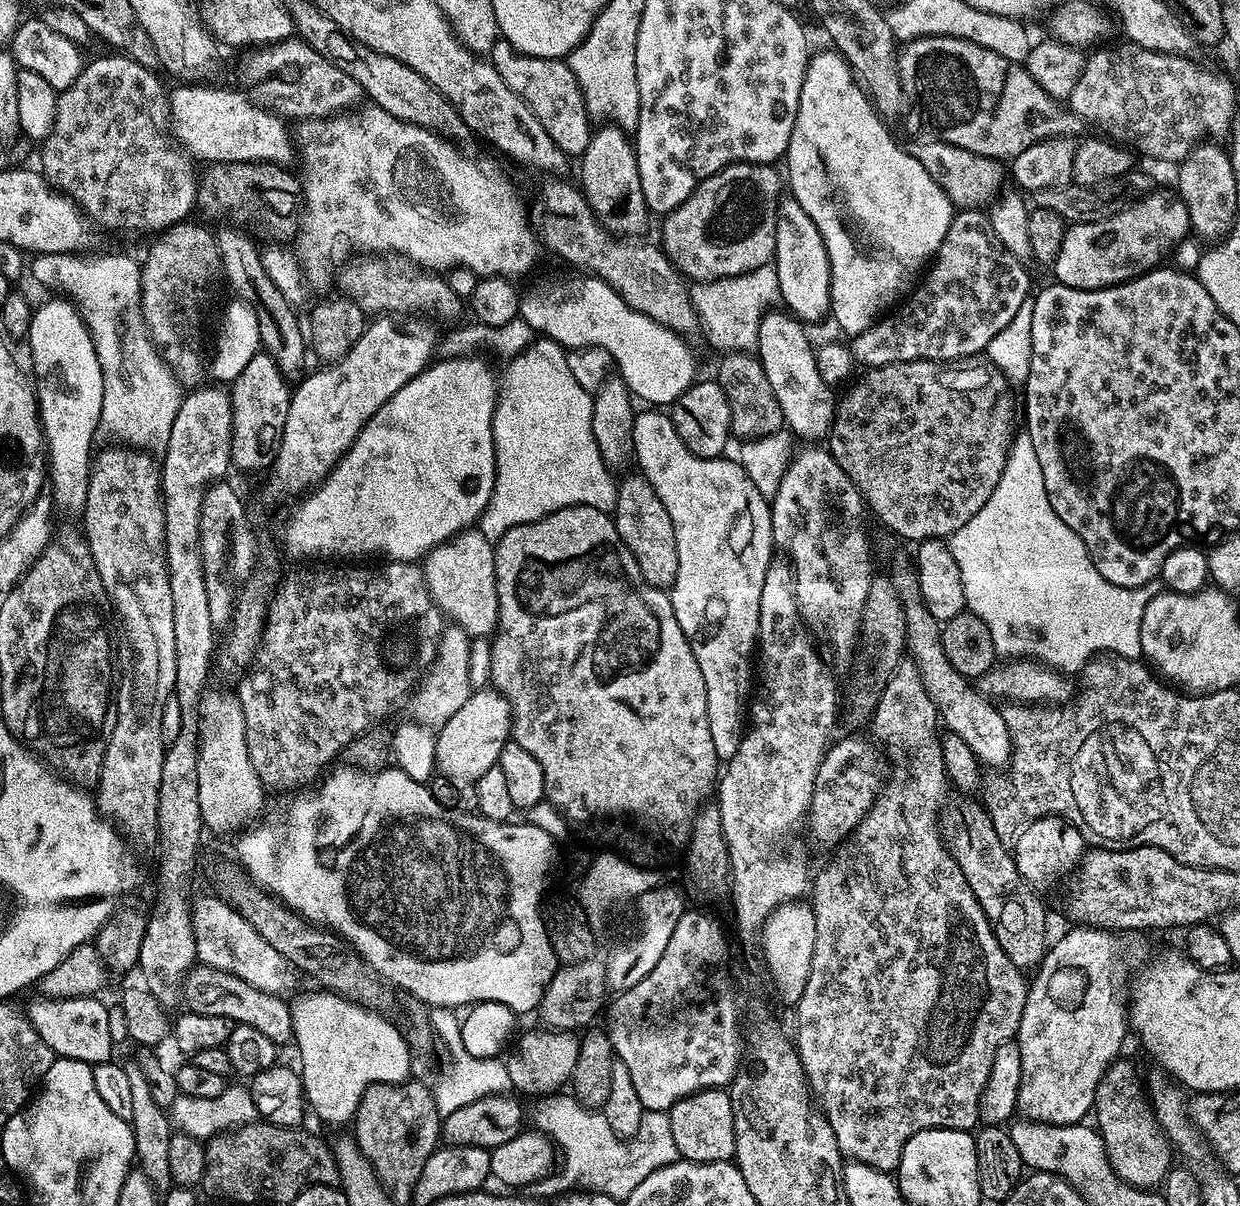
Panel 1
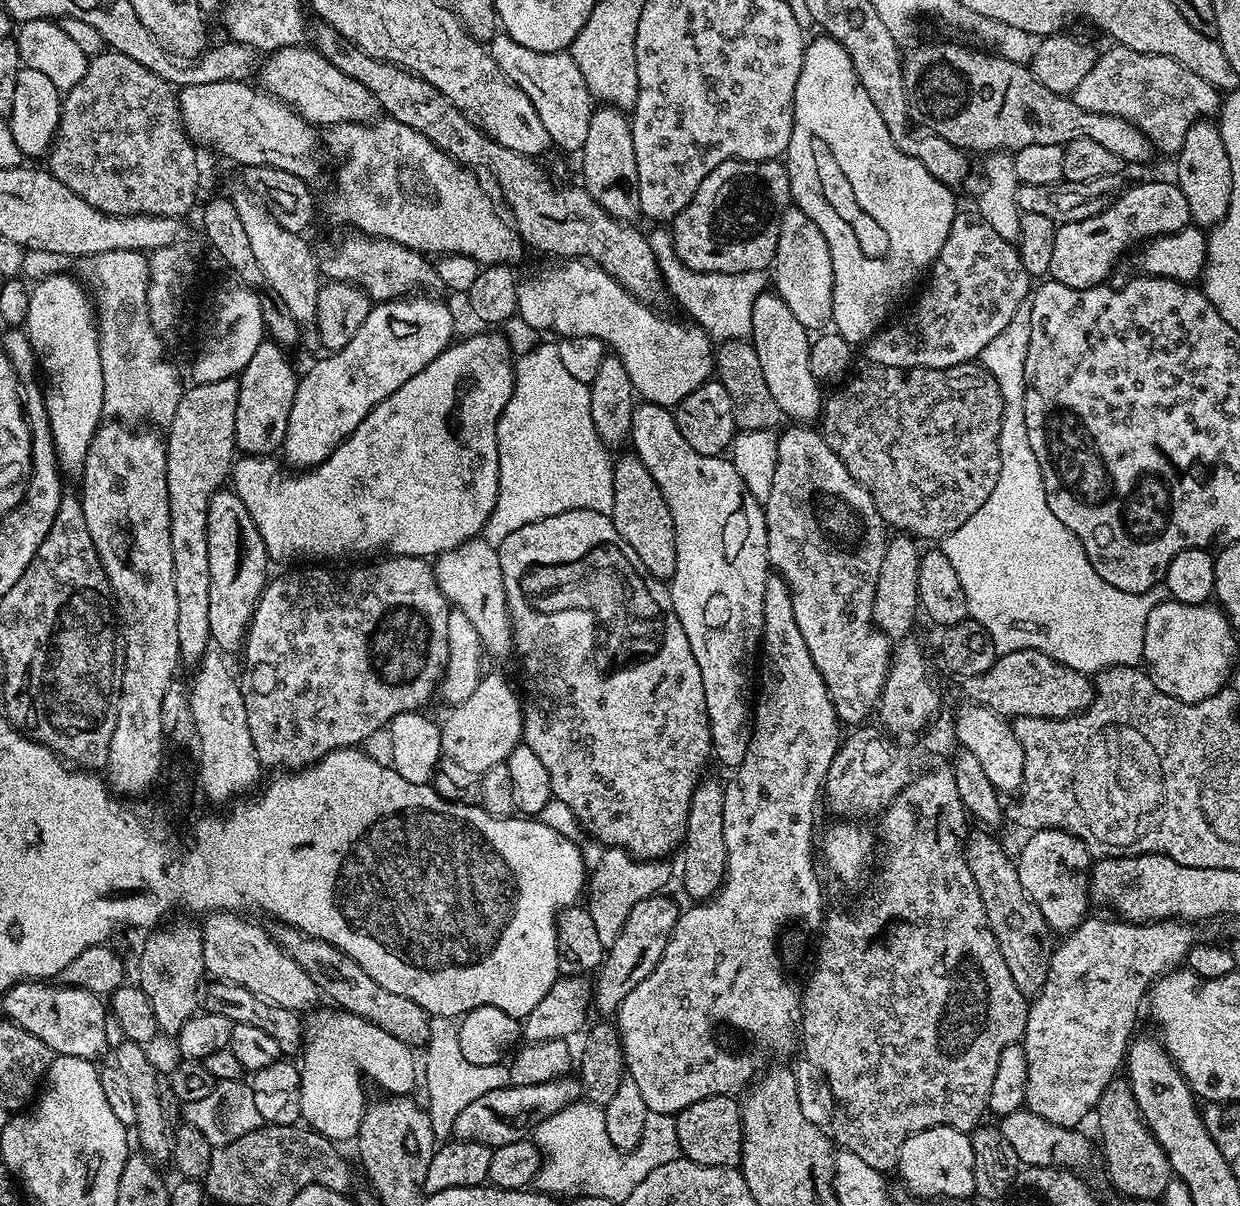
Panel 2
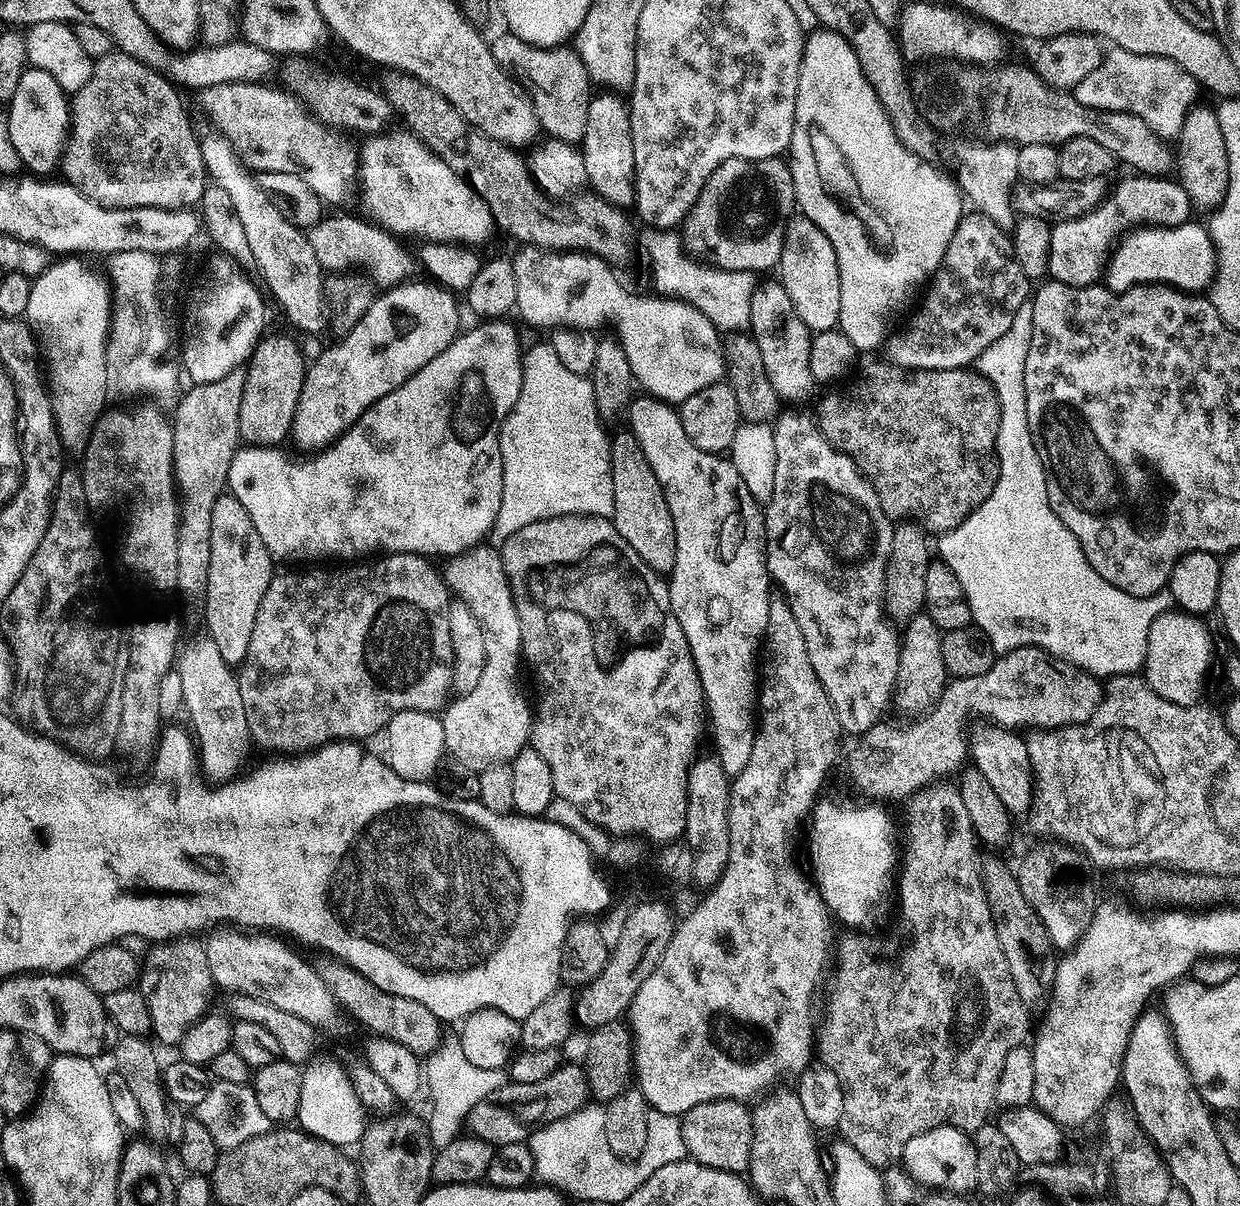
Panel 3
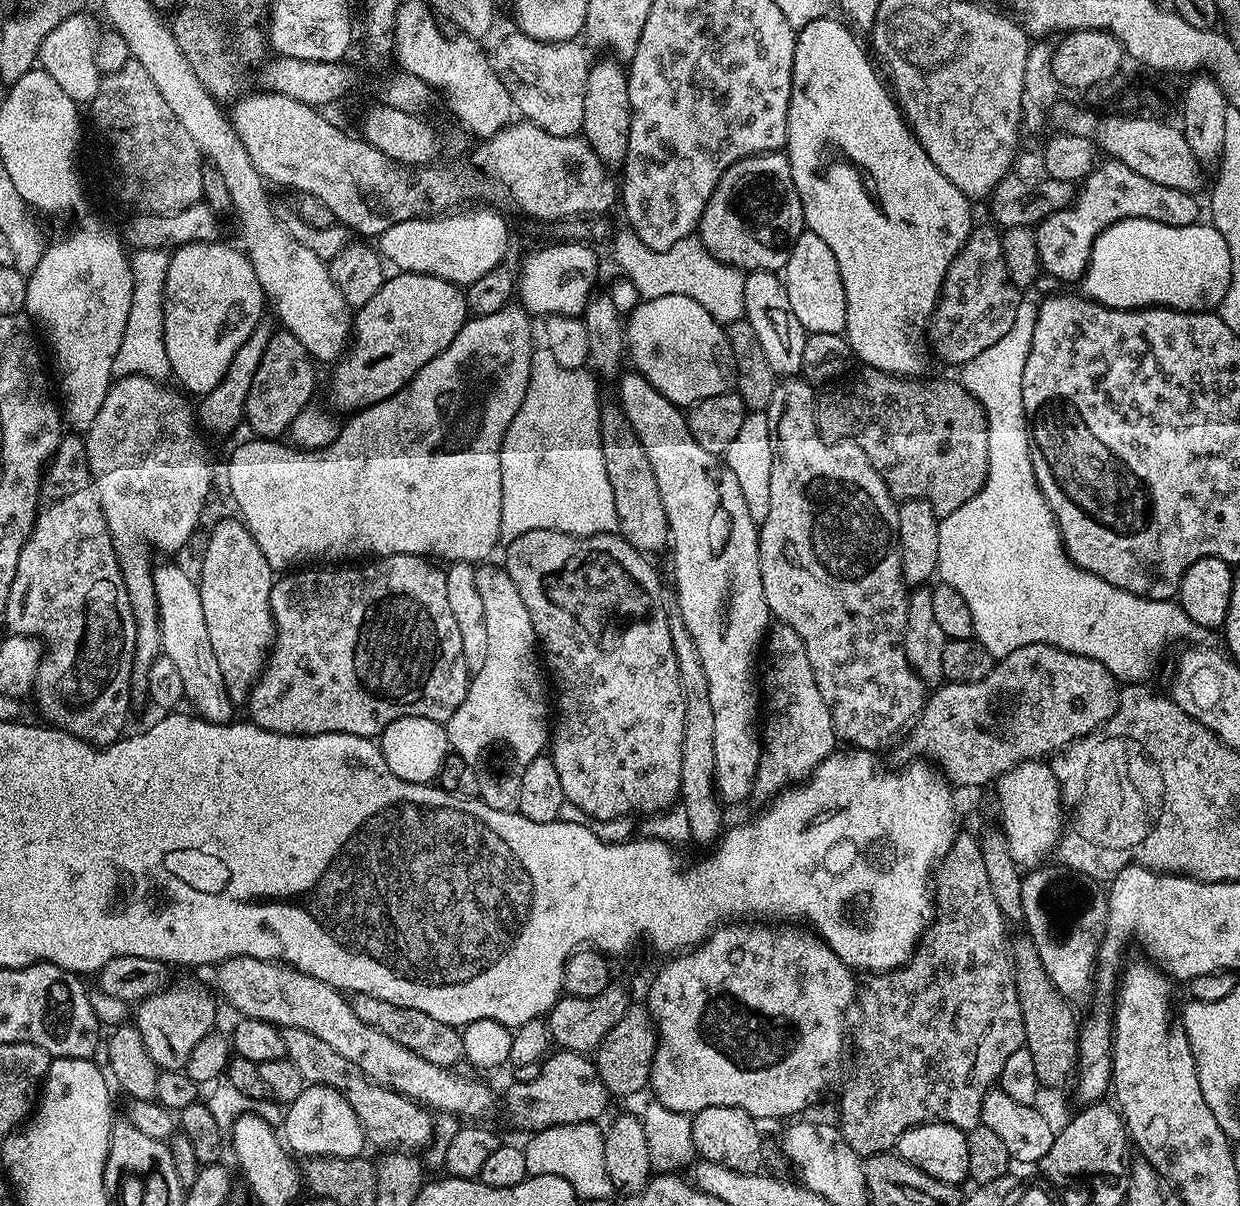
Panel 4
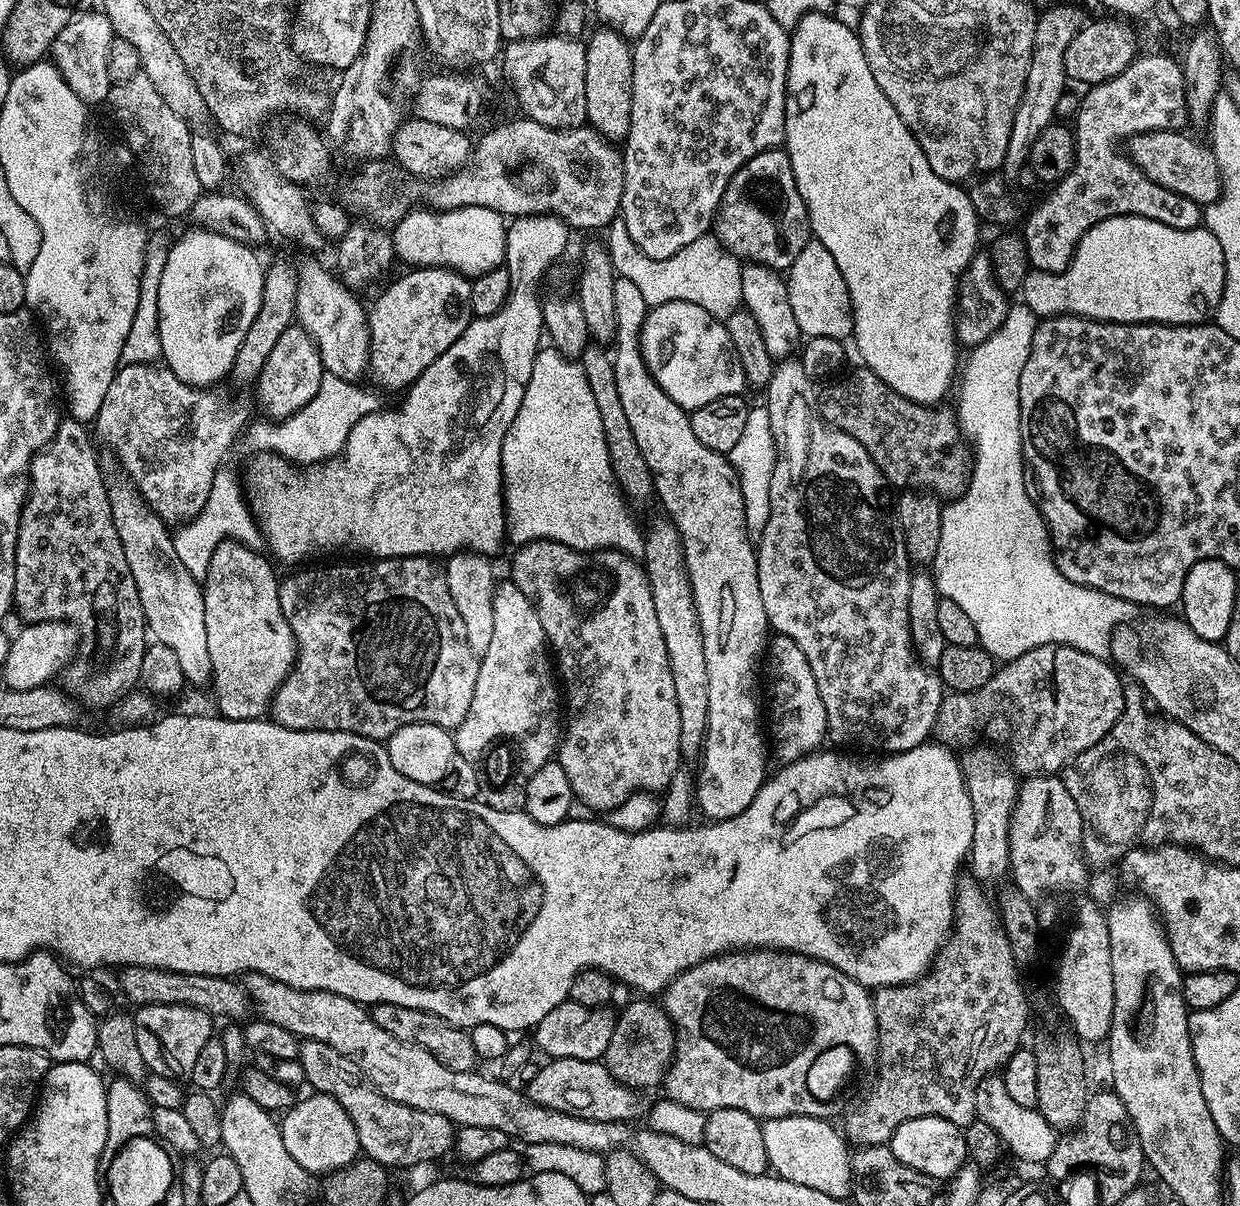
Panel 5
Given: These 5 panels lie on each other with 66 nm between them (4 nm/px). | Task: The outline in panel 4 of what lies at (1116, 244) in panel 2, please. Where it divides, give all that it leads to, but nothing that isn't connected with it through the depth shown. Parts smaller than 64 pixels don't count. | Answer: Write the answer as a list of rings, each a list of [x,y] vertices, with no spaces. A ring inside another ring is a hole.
[[[1101,159],[1084,177],[1070,207],[1050,214],[1035,225],[1040,267],[1056,280],[1079,281],[1088,269],[1088,259],[1098,234],[1102,234],[1111,224],[1129,218],[1153,220],[1170,226],[1194,224],[1201,219],[1200,204],[1196,199],[1193,193],[1158,186],[1158,182],[1150,182],[1150,178],[1134,174],[1134,170],[1122,162]]]

